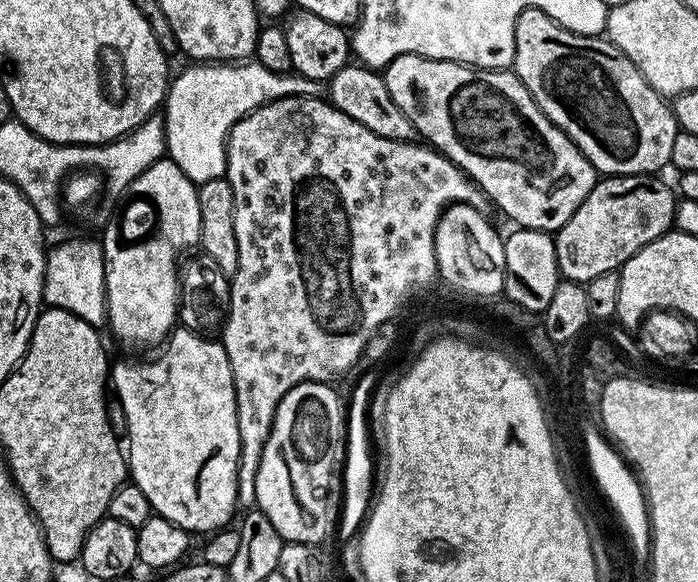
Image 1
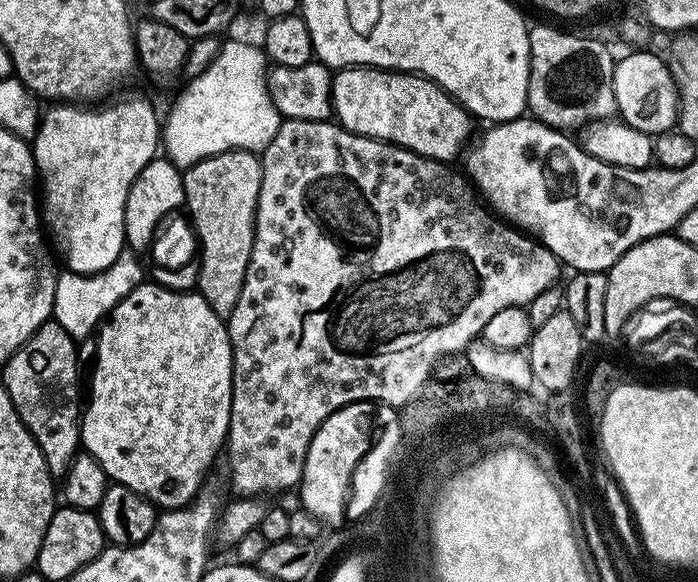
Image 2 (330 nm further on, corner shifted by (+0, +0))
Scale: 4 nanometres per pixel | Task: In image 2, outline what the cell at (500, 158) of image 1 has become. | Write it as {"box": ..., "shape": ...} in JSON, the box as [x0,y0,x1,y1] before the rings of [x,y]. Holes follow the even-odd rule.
{"box":[332,66,474,162],"shape":[[[367,66],[341,68],[332,77],[332,111],[335,123],[354,134],[397,144],[431,160],[452,162],[473,139],[474,120],[468,111],[435,82],[411,72]]]}

